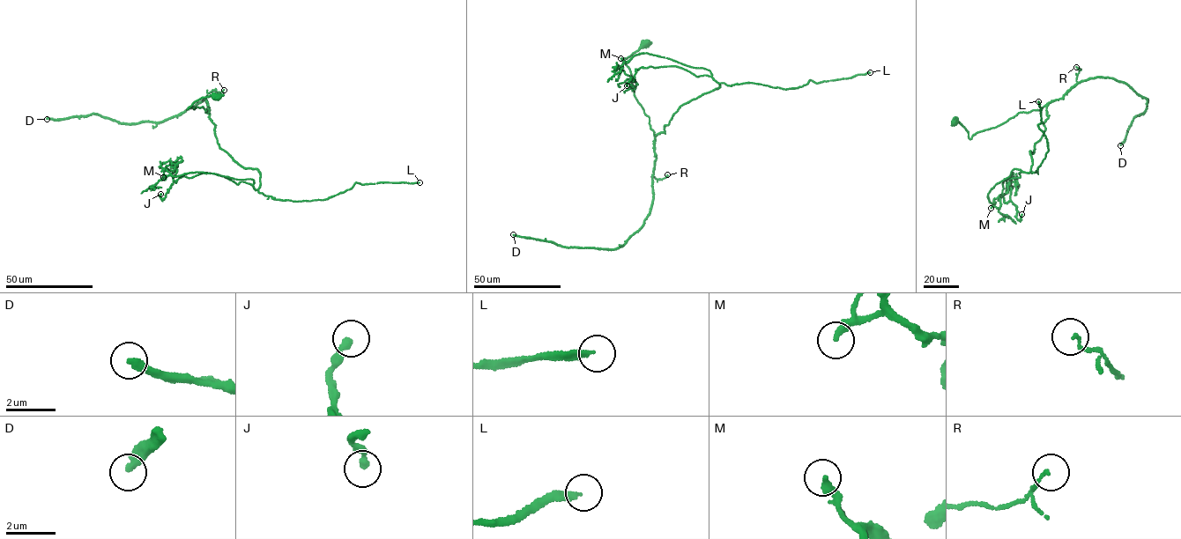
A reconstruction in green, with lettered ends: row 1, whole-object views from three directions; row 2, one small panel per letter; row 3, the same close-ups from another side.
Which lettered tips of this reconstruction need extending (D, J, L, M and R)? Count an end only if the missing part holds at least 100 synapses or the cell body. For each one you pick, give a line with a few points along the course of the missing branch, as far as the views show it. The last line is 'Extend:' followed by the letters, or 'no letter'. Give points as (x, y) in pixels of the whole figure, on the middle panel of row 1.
L: Course of what is missing: (870, 72), (883, 77), (884, 97), (901, 105), (891, 115), (864, 129)
Extend: D, L

